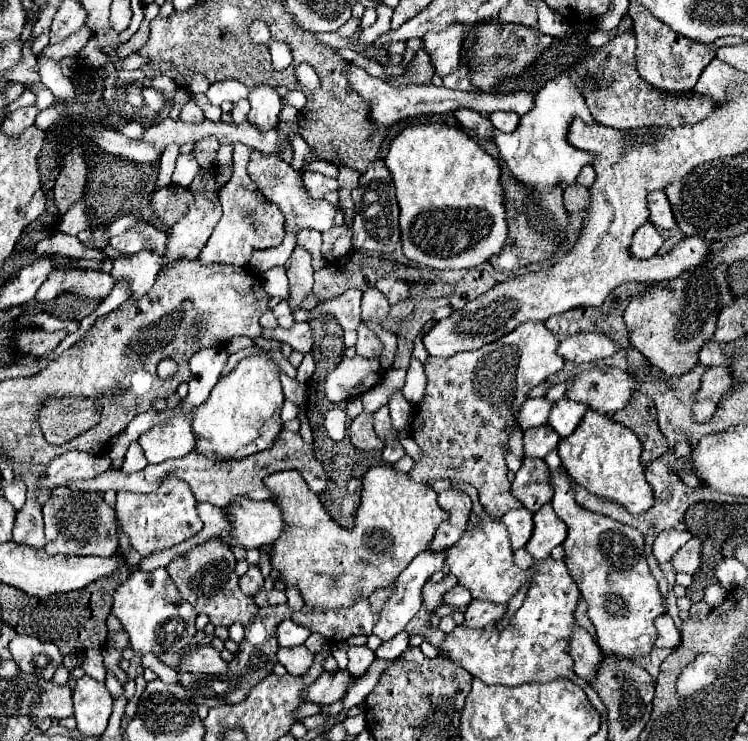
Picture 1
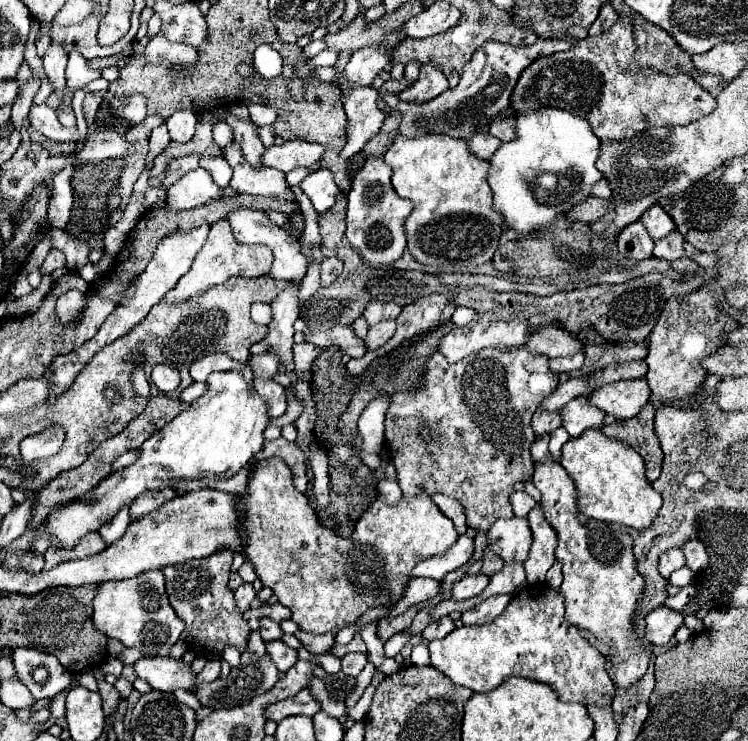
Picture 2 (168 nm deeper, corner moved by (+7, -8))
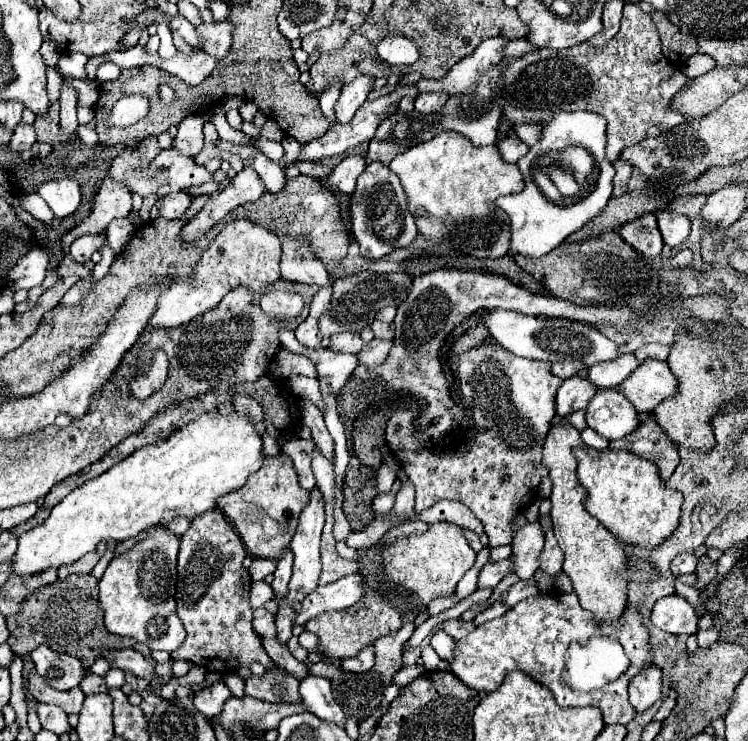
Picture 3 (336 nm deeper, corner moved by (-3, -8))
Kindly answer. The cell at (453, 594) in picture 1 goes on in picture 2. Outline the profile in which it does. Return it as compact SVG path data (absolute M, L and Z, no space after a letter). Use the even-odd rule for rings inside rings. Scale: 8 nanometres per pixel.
M474 574L474 576L466 576L462 578L460 582L454 584L454 590L452 590L452 598L454 600L466 600L466 598L474 598L478 596L486 584L490 582L490 578L486 574Z

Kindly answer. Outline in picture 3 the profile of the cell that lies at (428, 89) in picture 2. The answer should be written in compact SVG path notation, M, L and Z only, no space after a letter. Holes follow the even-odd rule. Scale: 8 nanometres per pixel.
M430 92L430 94L420 94L416 98L416 110L422 112L422 114L430 114L430 112L438 112L444 102L448 100L448 94L446 92Z

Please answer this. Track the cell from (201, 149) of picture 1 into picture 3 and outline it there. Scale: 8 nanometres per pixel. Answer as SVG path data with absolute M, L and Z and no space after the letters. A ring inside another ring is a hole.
M170 148L162 150L148 168L132 172L128 176L128 186L140 196L166 196L192 186L200 186L208 182L210 176L212 172L208 172L204 166L198 166L190 156Z

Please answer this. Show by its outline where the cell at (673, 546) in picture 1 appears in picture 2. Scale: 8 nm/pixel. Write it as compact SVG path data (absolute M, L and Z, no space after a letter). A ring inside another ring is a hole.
M672 548L672 550L668 550L668 552L664 552L664 554L660 556L660 574L662 574L664 578L670 578L670 574L672 574L674 570L682 568L684 564L686 564L686 560L684 560L682 548Z

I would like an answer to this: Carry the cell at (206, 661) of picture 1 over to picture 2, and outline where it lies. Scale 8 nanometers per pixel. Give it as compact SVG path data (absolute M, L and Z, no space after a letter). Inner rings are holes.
M140 658L134 664L134 672L138 678L146 680L158 692L174 692L178 688L188 690L196 682L196 674L190 672L190 666L186 666L182 660L174 660L174 658Z

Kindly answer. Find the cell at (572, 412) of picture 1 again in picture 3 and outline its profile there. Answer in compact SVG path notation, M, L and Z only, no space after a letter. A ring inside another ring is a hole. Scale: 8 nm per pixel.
M610 388L598 390L586 408L586 424L606 440L618 440L634 432L638 418L634 406L624 396Z

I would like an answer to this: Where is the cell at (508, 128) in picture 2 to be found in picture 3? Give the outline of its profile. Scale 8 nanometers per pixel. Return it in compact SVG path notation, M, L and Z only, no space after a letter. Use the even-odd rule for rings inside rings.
M516 124L514 126L514 132L520 140L524 140L524 144L532 146L534 142L538 142L538 136L540 136L540 128L538 124Z

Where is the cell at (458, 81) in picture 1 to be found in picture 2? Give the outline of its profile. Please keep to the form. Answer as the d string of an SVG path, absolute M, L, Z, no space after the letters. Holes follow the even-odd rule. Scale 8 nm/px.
M370 158L364 162L360 172L352 180L348 192L348 216L346 216L346 238L358 250L358 254L374 266L396 262L406 250L404 220L412 212L412 202L400 198L390 182L392 168L382 158Z

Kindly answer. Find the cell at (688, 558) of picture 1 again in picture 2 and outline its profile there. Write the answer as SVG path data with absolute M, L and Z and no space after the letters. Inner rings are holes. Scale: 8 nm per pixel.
M688 540L684 546L682 546L684 554L686 554L686 566L692 570L692 572L700 572L708 566L708 552L706 552L706 546L702 540Z

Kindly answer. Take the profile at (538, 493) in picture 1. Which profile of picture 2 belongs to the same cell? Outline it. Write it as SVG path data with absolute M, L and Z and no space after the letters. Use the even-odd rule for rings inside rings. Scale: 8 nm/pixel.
M540 436L532 444L532 458L534 458L534 462L542 462L542 460L548 458L548 440L550 440L550 436Z

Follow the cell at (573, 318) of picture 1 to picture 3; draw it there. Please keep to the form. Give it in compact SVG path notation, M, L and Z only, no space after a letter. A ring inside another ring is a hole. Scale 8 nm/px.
M360 272L356 276L346 276L334 280L334 294L328 312L318 320L318 328L324 336L340 332L362 332L364 326L372 324L372 318L384 306L400 306L412 288L412 278L408 274L376 274Z

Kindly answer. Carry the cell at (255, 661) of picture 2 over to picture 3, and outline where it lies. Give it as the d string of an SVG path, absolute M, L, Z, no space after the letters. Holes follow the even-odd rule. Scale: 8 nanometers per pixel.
M272 666L262 676L250 676L246 678L244 692L246 696L264 700L264 702L300 702L298 694L298 680L290 676L280 666Z

